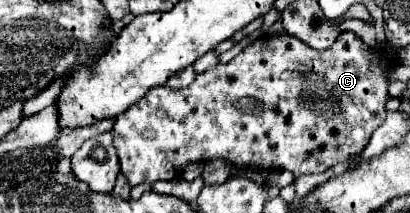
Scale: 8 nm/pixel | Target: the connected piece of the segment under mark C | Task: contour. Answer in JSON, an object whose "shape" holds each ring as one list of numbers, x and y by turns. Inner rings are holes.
{"shape":[[342,32,334,46,326,51,317,51,306,44,302,44,302,40,296,40,296,36,290,34,276,34,276,36,262,36,254,42,250,42,234,60,230,60,228,64,218,64,202,74,196,76,196,80,182,90,168,90,166,86,158,86,146,92,146,96,142,96,136,104,132,104,126,112,122,112,120,116,116,116,114,128,112,128,112,136,114,136,114,148,118,152,120,158,120,166,122,166,122,174,126,176,130,186,138,186,138,184,152,184,156,180,170,180,174,178,174,172,182,172,186,168,186,164,192,162,206,162,206,160,228,160,230,164,234,164,236,168,248,168,248,170,288,170,292,172,296,178,302,174,318,174,318,172,326,172,328,168,332,168,338,162,348,160,350,156,362,152,364,144,368,144,372,132,384,122,386,116,386,102,390,100,388,96,388,86,392,84,392,76,390,76,390,66,392,66,392,50,390,48,370,48,362,42,360,36,356,36,354,32]]}

